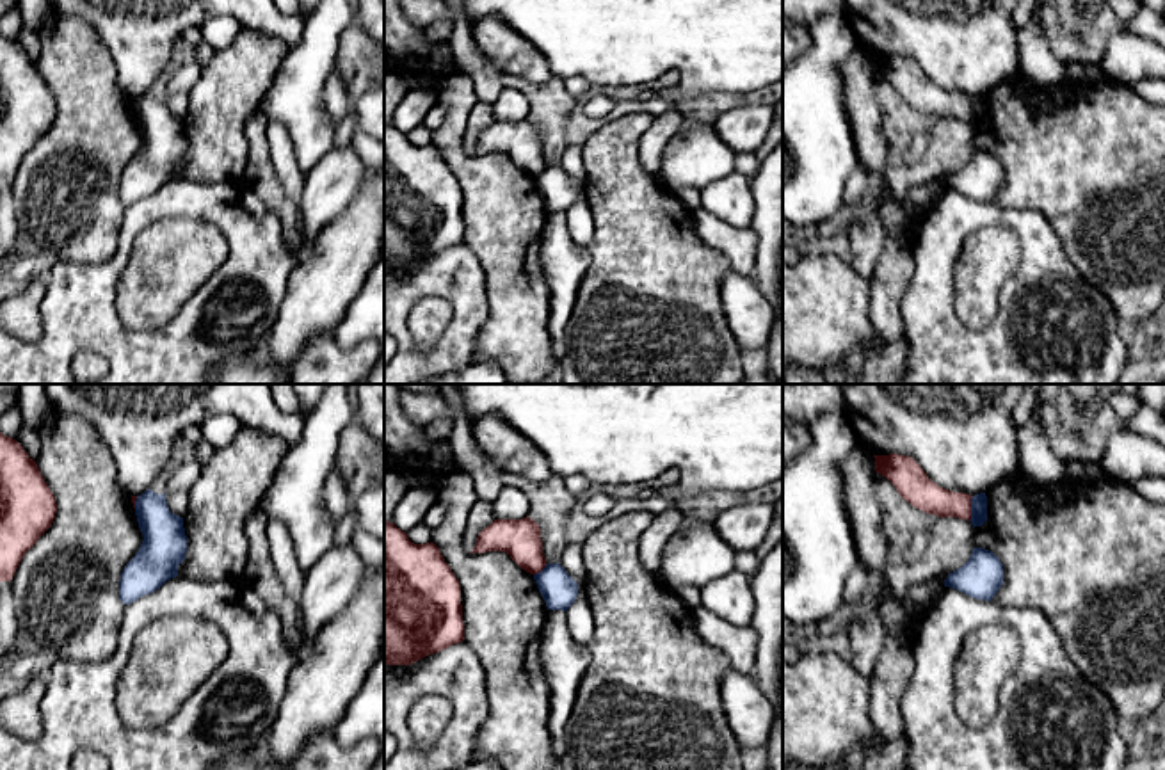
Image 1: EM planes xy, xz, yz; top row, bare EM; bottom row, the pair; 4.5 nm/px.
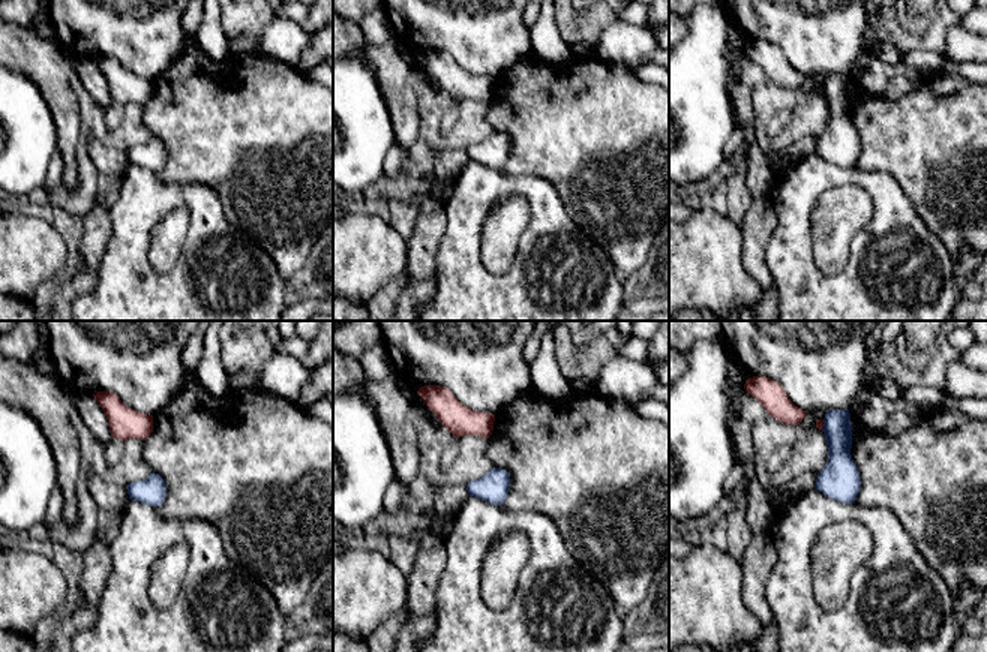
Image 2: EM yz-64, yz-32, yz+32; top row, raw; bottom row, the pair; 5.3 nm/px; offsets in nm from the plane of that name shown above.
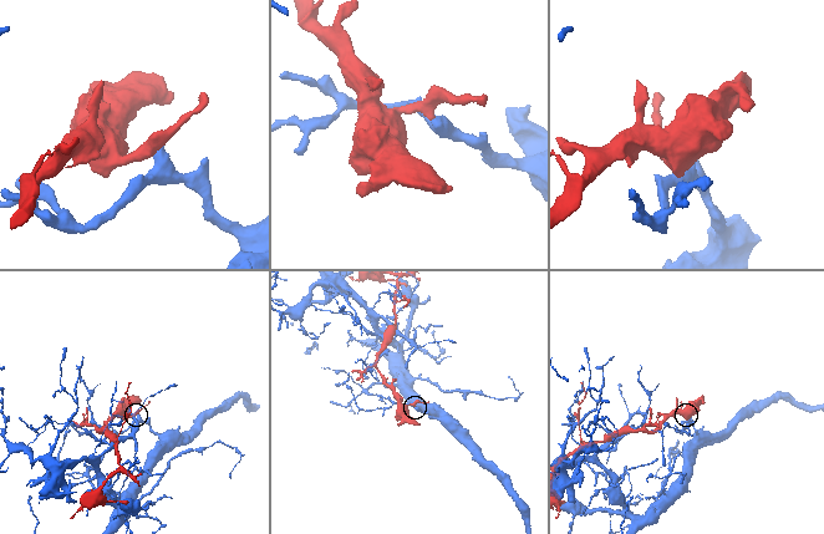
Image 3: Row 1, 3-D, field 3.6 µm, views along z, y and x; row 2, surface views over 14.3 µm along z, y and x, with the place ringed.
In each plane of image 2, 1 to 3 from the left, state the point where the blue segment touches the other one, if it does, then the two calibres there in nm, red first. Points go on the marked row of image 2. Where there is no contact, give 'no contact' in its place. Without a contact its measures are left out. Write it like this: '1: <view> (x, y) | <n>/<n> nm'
1: no contact
2: no contact
3: yz+32 (822, 424) | 50/160 nm

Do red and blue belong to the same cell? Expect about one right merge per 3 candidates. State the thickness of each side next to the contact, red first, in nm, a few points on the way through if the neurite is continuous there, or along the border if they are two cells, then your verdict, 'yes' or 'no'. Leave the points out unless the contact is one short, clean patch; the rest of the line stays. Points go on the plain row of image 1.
150 nm thick on the red side, 80 nm on the other; no

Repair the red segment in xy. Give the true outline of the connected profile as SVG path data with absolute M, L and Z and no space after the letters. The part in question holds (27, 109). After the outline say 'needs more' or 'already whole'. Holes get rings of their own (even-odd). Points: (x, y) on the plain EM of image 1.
M0 34L0 183L11 183L25 155L52 128L55 98L23 48Z; already whole

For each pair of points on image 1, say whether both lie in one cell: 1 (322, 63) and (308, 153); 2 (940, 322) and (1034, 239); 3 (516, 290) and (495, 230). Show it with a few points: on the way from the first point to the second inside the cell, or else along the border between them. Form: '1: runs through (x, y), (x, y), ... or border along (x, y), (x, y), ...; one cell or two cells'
1: runs through (308, 86), (308, 130); one cell
2: runs through (977, 340), (1012, 313), (1012, 301), (1030, 276); one cell
3: runs through (514, 276), (507, 244); one cell

